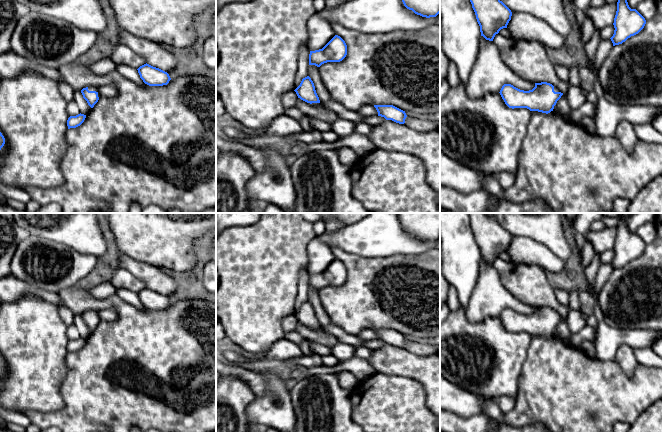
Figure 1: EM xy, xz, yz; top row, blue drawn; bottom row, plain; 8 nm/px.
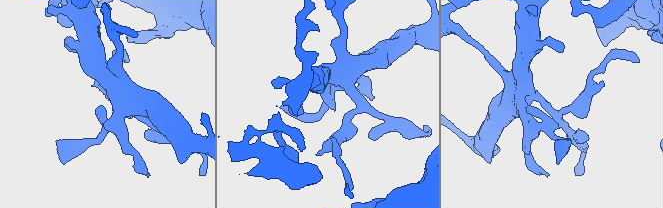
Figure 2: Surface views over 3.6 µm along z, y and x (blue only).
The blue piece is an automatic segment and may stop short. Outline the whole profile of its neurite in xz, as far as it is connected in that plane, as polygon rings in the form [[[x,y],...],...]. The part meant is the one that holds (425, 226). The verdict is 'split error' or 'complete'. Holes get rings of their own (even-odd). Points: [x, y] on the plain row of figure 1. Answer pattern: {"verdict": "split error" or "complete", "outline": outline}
{"verdict": "complete", "outline": [[[398,213],[404,230],[422,241],[440,237],[440,213]]]}

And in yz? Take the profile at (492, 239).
{"verdict": "complete", "outline": [[[468,213],[468,216],[481,260],[493,265],[501,253],[507,252],[512,240],[511,234],[487,213]]]}

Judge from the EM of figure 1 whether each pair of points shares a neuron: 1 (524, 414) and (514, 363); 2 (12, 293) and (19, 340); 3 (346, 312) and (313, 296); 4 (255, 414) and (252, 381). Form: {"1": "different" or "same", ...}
{"1": "different", "2": "different", "3": "different", "4": "different"}

